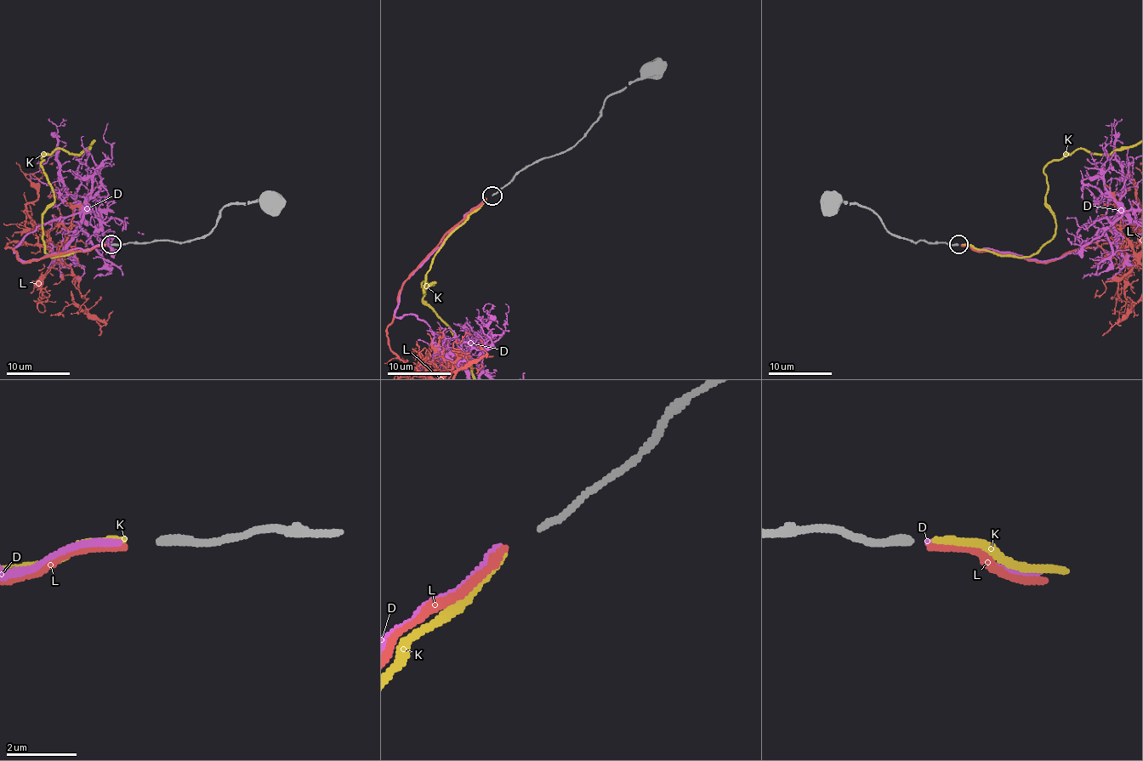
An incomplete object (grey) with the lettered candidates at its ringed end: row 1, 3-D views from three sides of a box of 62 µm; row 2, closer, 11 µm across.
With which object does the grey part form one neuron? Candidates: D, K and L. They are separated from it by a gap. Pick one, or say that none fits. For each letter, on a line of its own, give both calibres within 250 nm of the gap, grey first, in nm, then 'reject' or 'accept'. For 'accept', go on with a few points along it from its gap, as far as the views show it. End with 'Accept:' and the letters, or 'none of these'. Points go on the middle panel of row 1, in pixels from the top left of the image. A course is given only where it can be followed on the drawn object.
D: 200 nm thick on the grey side, 170 nm on the other; accept
K: 200 nm thick on the grey side, 200 nm on the other; reject
L: 200 nm thick on the grey side, 200 nm on the other; reject
Accept: D

